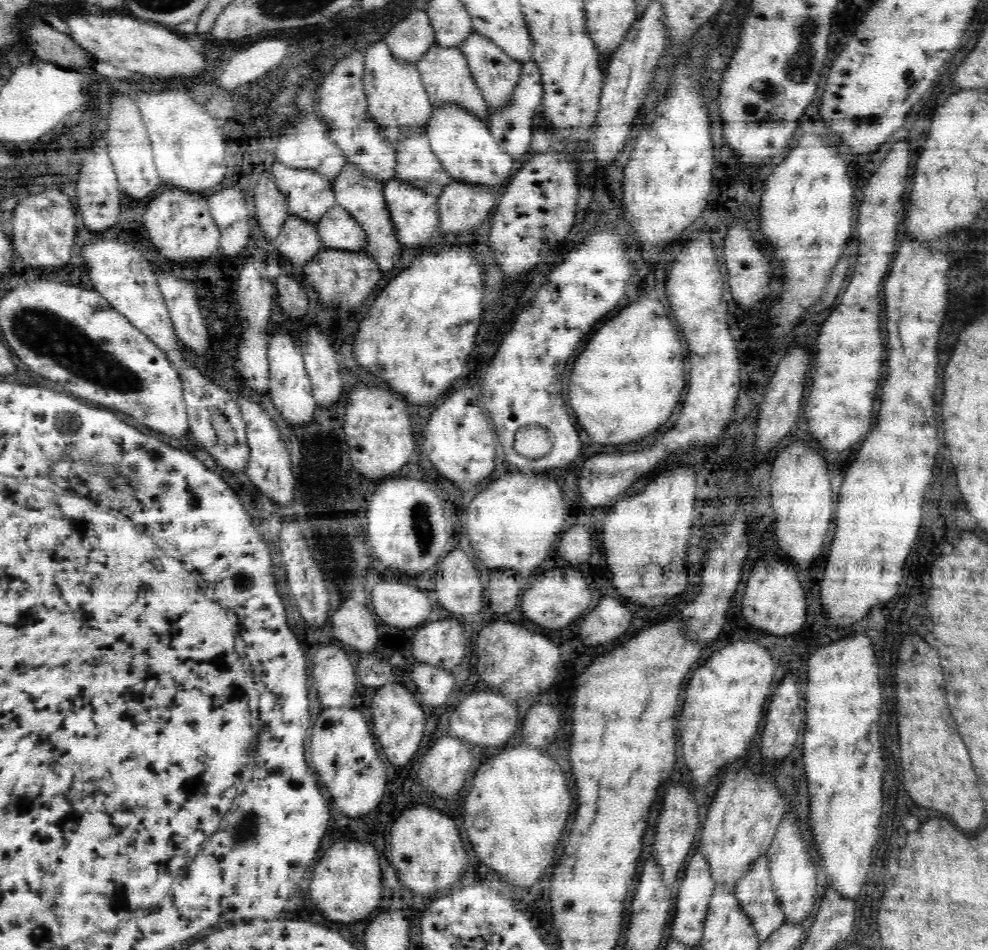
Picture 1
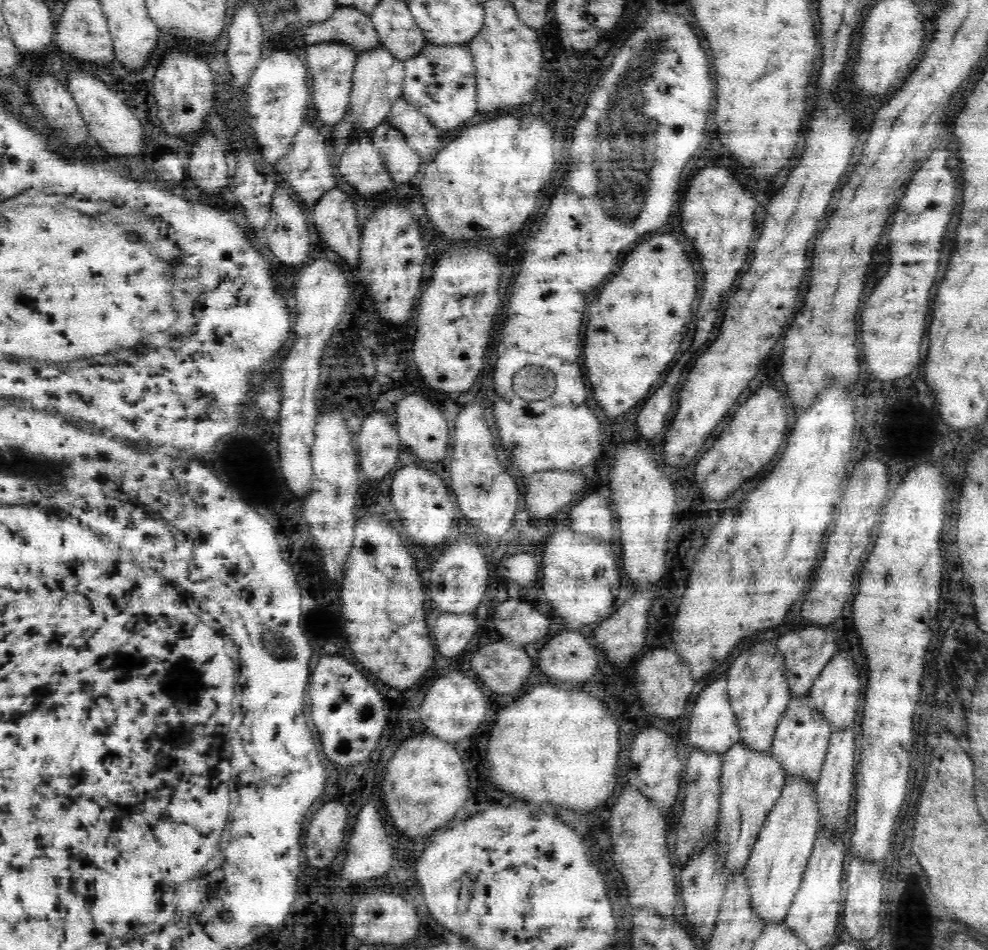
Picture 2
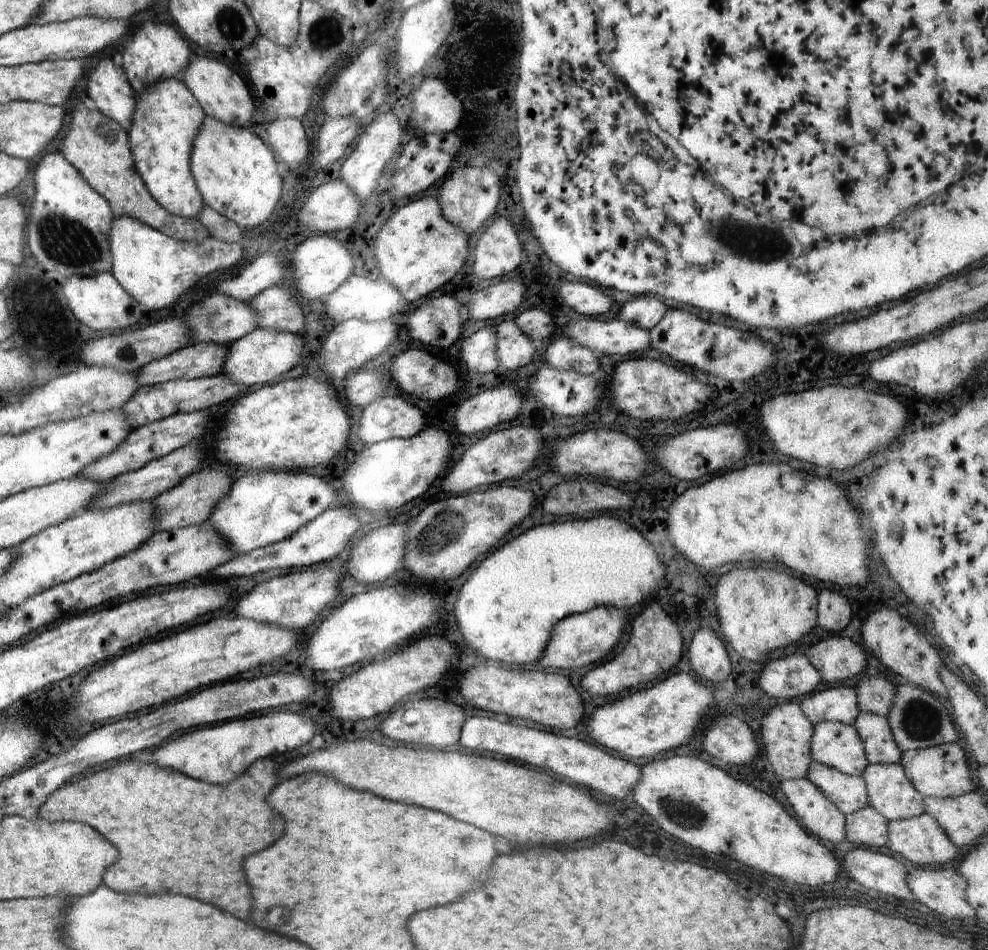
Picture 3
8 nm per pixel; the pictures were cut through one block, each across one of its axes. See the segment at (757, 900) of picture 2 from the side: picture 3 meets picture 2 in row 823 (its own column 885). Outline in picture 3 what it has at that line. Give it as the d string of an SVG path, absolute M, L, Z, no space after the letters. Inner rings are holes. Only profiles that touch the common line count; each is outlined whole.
M868 763L861 777L866 783L869 805L873 806L887 821L914 818L920 816L925 811L924 797L916 790L916 787L910 780L908 780L906 771L901 763Z

